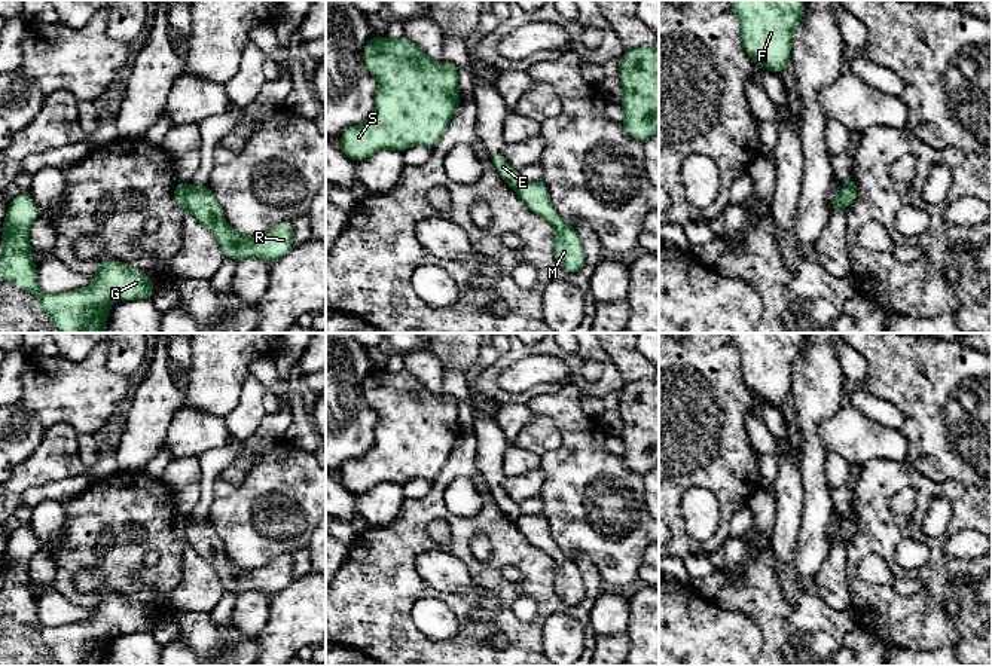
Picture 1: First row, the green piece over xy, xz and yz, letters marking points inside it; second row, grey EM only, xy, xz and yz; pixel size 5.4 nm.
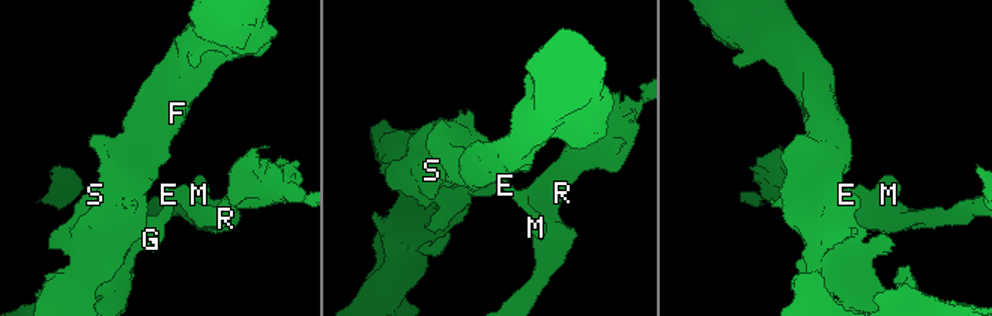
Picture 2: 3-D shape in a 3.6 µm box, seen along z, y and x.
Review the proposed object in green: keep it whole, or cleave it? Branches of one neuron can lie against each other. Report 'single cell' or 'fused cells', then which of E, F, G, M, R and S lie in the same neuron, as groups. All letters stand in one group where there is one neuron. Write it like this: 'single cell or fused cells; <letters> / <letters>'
fused cells; E F G S / M R

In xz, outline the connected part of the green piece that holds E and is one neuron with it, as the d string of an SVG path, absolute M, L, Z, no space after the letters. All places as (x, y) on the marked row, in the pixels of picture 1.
M501 152L492 153L489 156L495 171L498 172L498 175L510 186L510 187L516 187L522 178L519 175L519 171L515 169L507 159L504 158L504 155Z

